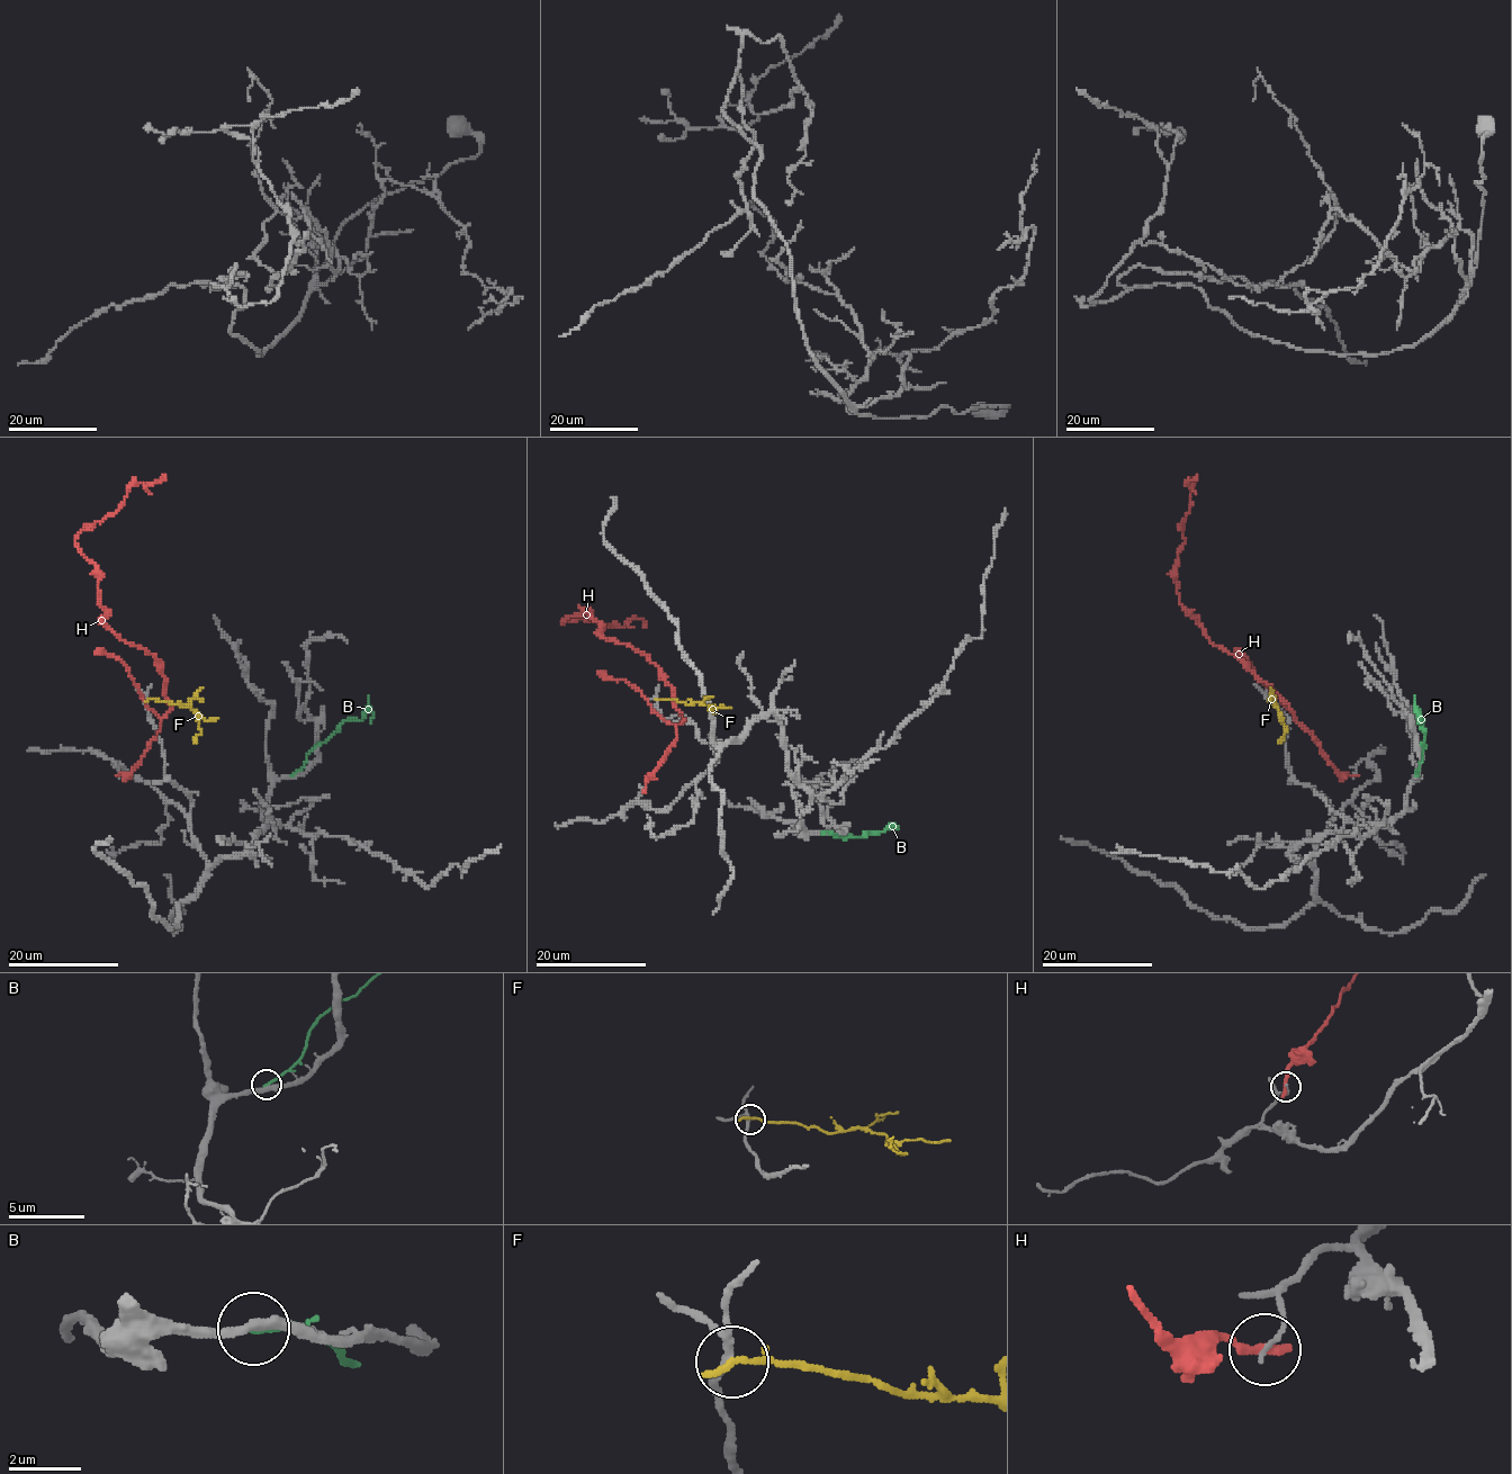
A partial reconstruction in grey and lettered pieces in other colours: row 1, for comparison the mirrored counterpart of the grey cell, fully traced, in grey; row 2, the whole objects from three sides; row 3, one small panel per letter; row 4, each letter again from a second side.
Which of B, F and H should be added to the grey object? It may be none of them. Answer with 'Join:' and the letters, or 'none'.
Join: none

